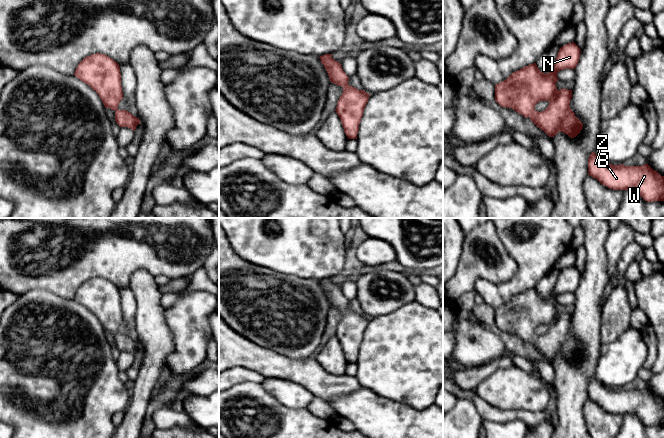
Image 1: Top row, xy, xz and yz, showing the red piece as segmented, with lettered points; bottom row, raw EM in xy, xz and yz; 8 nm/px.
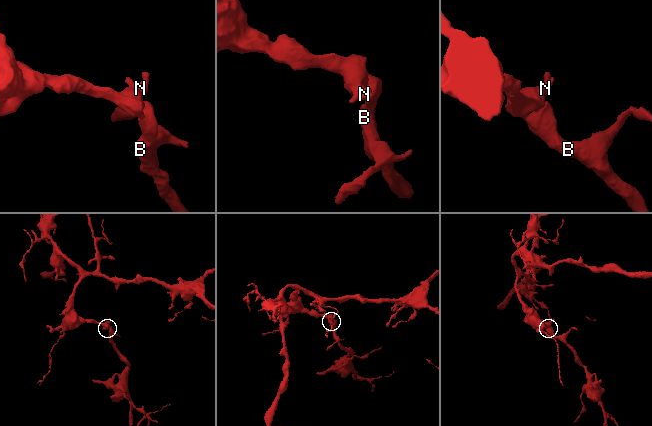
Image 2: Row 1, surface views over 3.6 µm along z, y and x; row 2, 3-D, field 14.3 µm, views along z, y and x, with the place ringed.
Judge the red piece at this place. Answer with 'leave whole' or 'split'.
leave whole

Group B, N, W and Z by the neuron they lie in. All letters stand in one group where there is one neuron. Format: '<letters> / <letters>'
B N W Z

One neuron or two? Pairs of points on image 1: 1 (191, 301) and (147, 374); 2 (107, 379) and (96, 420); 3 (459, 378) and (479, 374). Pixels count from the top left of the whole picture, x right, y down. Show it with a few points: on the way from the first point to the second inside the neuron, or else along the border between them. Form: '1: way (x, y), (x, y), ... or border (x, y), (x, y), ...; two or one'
1: border (164, 311), (173, 339), (173, 351), (168, 356); two
2: way (97, 389), (96, 410); one
3: way (464, 378), (474, 376); one

